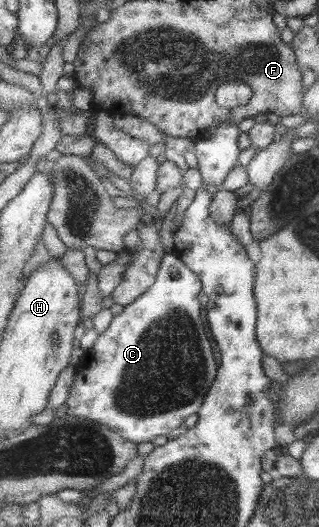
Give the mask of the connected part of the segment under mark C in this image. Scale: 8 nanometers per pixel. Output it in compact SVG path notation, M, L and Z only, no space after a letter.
M172 250L168 252L161 261L159 276L152 288L147 293L144 293L144 296L138 298L134 304L126 306L118 316L113 317L107 330L98 335L95 345L86 352L82 361L77 362L78 369L76 369L73 388L69 391L69 398L67 399L66 416L74 420L84 420L109 426L114 434L118 433L124 439L137 444L154 441L160 435L168 435L170 431L182 427L186 417L198 414L219 372L219 358L217 358L216 346L210 330L206 329L206 323L202 319L202 303L198 301L200 291L203 292L200 277L192 272L192 269L187 266L187 262L177 253Z

